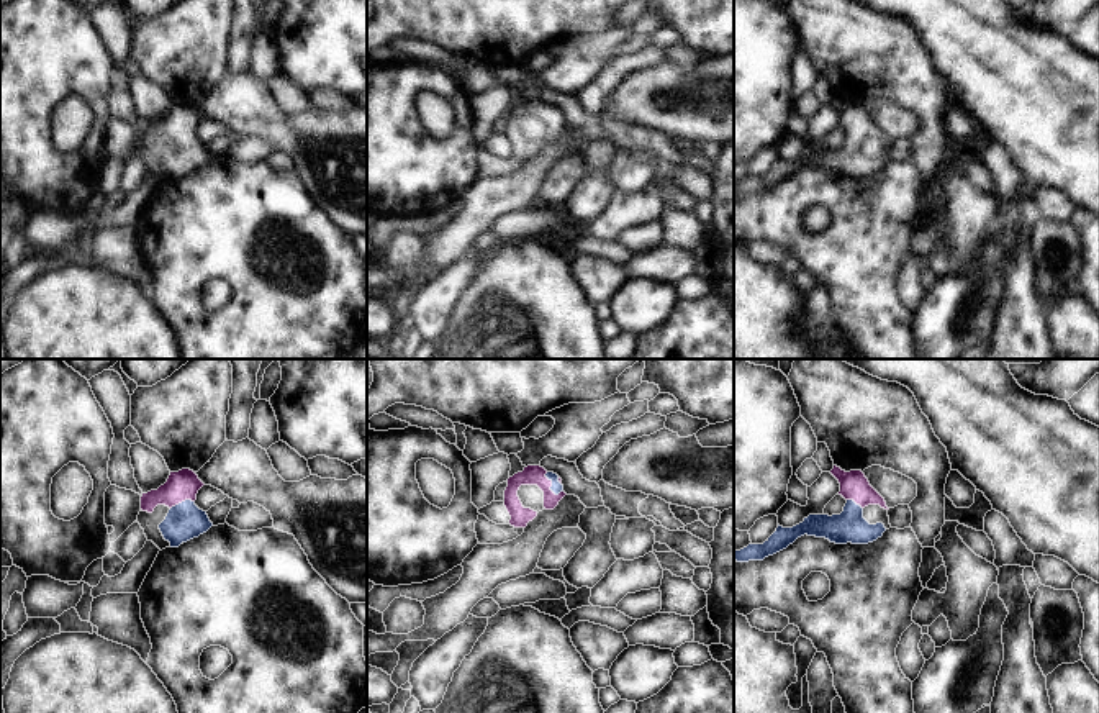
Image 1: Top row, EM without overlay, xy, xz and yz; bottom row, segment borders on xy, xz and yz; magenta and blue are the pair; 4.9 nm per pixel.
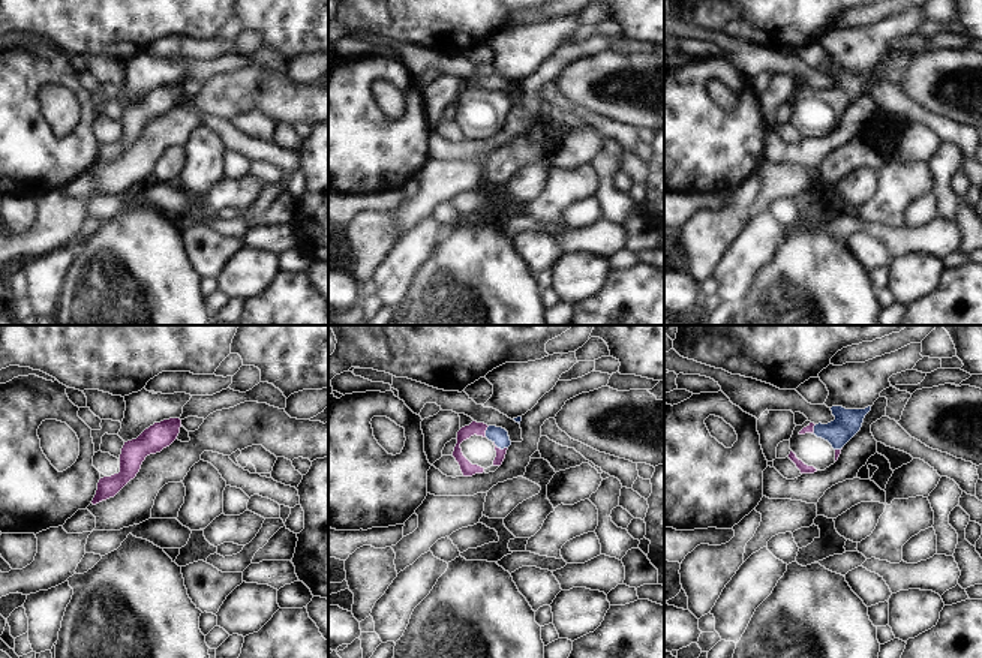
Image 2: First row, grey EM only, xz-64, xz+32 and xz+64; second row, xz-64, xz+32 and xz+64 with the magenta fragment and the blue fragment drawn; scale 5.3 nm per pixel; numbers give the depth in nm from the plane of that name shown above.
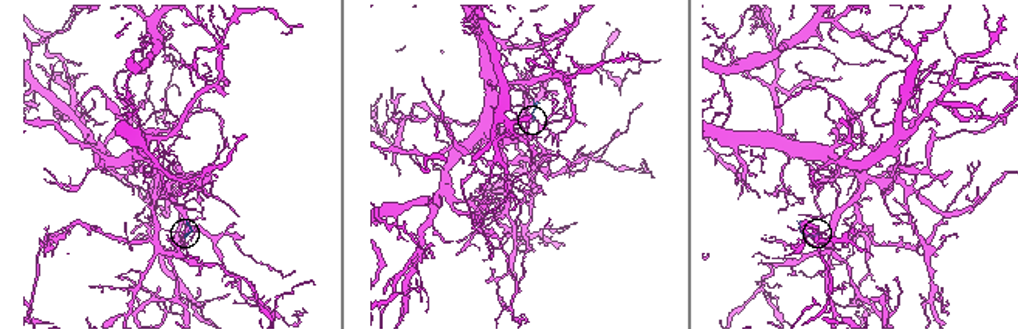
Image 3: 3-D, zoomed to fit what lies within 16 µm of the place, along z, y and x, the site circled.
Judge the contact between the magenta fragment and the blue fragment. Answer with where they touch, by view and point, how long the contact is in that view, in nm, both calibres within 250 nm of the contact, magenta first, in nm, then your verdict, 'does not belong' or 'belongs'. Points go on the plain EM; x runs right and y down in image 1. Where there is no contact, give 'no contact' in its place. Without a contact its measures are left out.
meets magenta in xz at (551, 117); contact 130 nm long; 100 nm thick on the magenta side, 60 nm on the other; belongs

